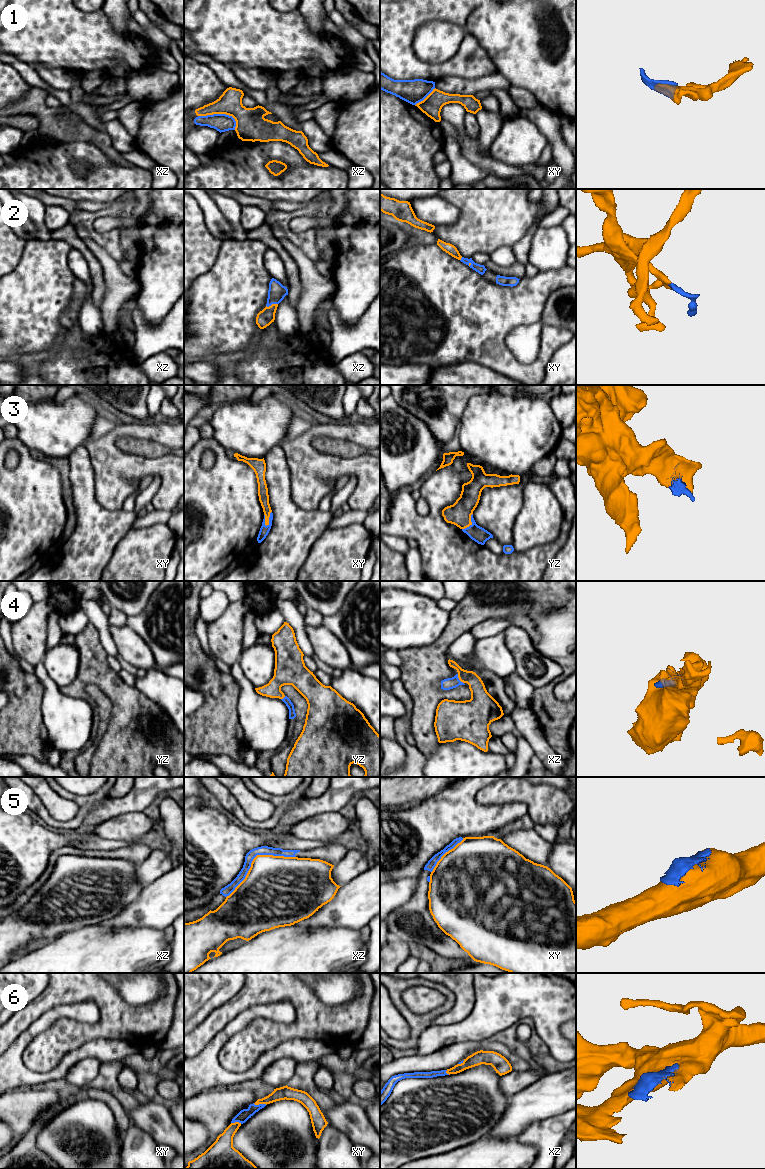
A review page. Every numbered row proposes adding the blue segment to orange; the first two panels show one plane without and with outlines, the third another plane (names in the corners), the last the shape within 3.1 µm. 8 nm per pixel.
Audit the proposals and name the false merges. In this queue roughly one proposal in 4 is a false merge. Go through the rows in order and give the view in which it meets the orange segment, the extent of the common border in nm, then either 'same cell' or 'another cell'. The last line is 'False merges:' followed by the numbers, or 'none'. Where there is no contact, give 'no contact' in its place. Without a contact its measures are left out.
1: contact in xz; length 320 nm; another cell
2: contact in xz; length 100 nm; same cell
3: contact in xy; length 130 nm; same cell
4: contact in xz; length 90 nm; same cell
5: contact in xz; length 650 nm; another cell
6: contact in xy; length 110 nm; same cell
False merges: 1, 5

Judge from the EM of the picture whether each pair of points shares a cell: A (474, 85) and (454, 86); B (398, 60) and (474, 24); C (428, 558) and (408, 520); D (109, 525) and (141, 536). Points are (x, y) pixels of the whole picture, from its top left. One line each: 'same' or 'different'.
A: same
B: different
C: same
D: different

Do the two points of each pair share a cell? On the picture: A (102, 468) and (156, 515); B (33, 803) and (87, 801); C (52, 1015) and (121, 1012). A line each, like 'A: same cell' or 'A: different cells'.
A: different cells
B: same cell
C: different cells

